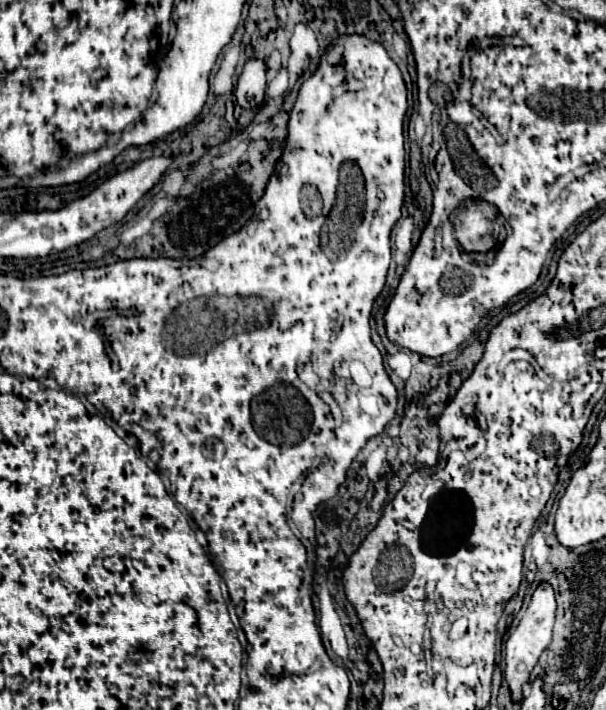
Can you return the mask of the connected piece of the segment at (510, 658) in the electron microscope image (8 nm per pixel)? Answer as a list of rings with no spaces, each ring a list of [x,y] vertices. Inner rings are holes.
[[[539,585],[531,597],[531,603],[529,603],[523,619],[519,621],[515,631],[511,631],[511,635],[505,643],[505,663],[507,663],[505,679],[507,679],[513,693],[521,693],[521,685],[529,681],[531,669],[535,667],[543,649],[549,645],[553,617],[555,617],[555,593],[553,593],[551,585]]]

